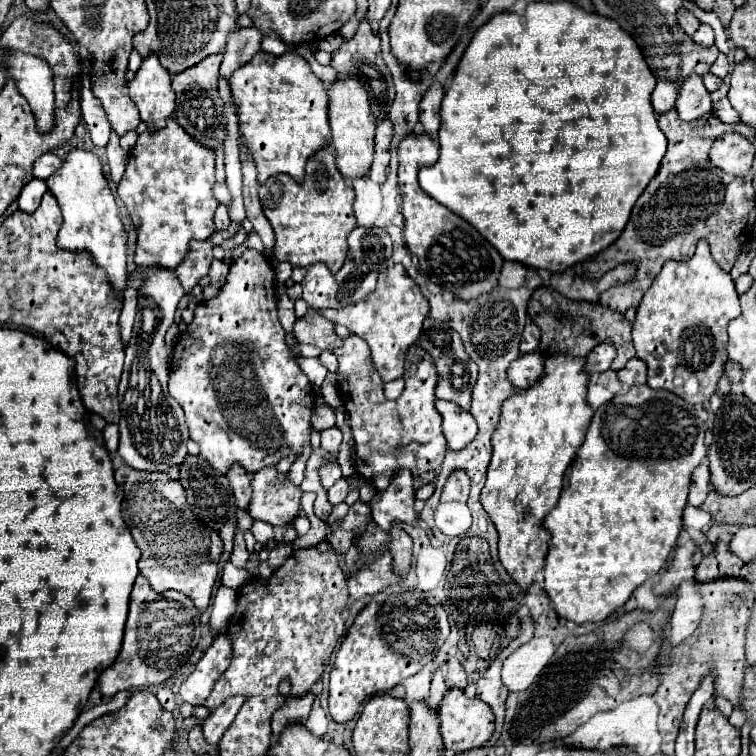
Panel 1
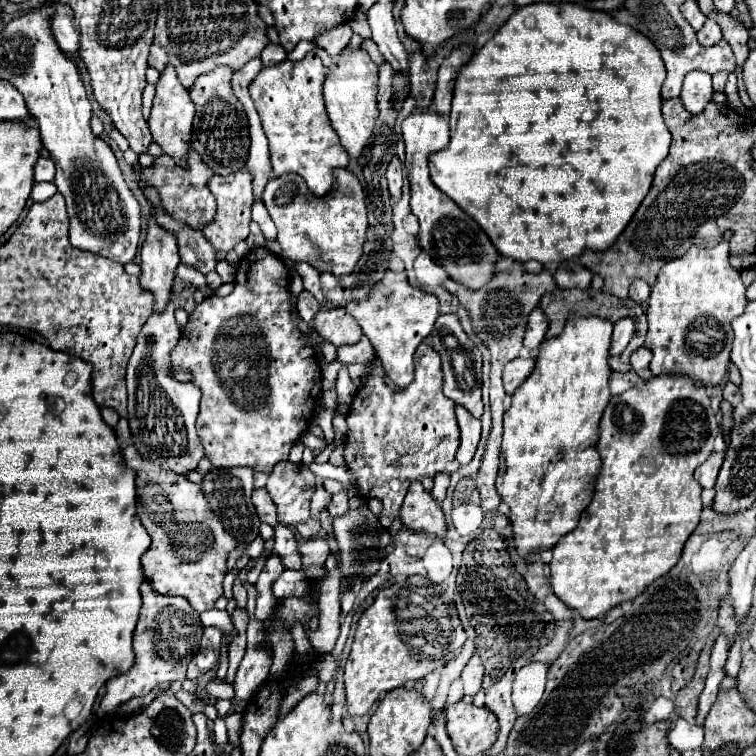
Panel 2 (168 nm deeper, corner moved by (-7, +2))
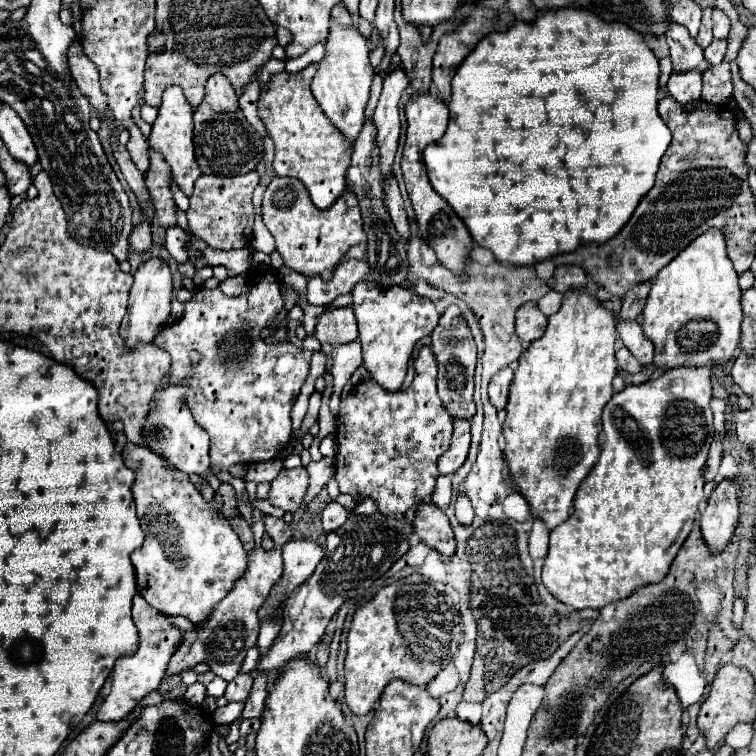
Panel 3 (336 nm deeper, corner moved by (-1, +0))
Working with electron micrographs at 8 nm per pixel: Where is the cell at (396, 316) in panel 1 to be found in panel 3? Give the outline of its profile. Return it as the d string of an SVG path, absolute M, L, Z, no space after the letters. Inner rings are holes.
M361 282L351 294L351 308L359 324L359 342L363 346L363 366L385 390L397 392L405 380L413 346L433 332L439 322L439 312L429 298L415 294L405 286L381 288L375 282Z

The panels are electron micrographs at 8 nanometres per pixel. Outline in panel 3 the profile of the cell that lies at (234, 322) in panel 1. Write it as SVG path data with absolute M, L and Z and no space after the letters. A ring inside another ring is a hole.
M253 272L251 286L247 294L241 296L225 296L221 290L195 290L193 298L185 302L183 316L165 328L161 336L153 342L171 354L173 376L165 380L161 386L167 384L185 384L189 386L189 396L185 402L195 418L195 422L209 434L211 438L211 468L213 470L229 470L235 464L253 464L265 462L275 458L291 440L291 408L299 396L299 390L309 374L311 352L291 344L289 340L283 342L265 342L261 336L263 330L277 322L283 310L283 294L281 294L281 280L275 272ZM191 352L201 354L201 362L195 370L191 370Z

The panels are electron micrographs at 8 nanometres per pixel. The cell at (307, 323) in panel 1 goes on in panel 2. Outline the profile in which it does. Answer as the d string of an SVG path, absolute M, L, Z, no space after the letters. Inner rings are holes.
M323 308L313 320L313 328L321 338L335 346L357 344L363 336L361 326L345 308Z

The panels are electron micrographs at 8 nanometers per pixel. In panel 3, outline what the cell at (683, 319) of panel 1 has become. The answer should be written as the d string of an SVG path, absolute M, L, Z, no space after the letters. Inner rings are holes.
M709 228L705 234L697 236L677 258L673 258L653 280L651 292L645 304L643 332L655 346L653 364L659 370L669 370L673 366L723 366L729 362L739 346L741 338L741 288L737 284L737 272L725 252L725 238L717 228Z

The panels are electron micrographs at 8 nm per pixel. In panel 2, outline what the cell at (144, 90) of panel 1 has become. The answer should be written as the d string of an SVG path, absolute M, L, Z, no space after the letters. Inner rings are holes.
M167 66L157 82L157 94L153 100L153 110L149 118L149 130L153 134L153 140L163 148L165 154L169 154L179 166L187 168L187 154L191 148L191 126L195 118L195 106L189 98L189 90L181 86L177 80L177 74L173 66Z

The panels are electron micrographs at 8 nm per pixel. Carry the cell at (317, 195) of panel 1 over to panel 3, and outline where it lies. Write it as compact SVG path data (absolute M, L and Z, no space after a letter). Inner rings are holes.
M275 176L263 194L263 222L265 222L267 230L271 232L271 236L275 238L275 248L283 256L285 264L309 278L319 276L323 280L331 280L333 270L339 264L343 264L351 258L363 258L363 252L365 252L365 232L363 232L361 212L359 212L357 198L353 196L351 190L345 190L331 208L319 210L311 202L311 198L299 198L299 180Z

